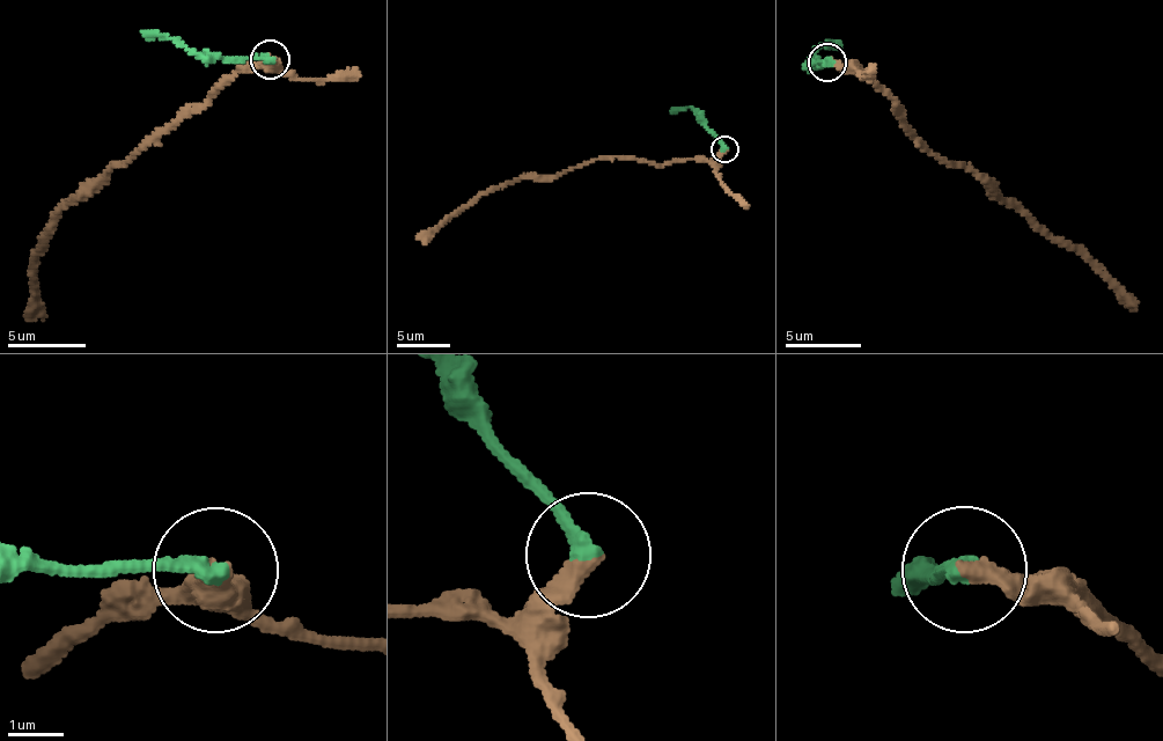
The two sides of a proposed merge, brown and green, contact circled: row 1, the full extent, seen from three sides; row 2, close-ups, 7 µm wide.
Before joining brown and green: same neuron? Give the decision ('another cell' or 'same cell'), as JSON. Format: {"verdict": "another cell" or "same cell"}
{"verdict": "same cell"}

